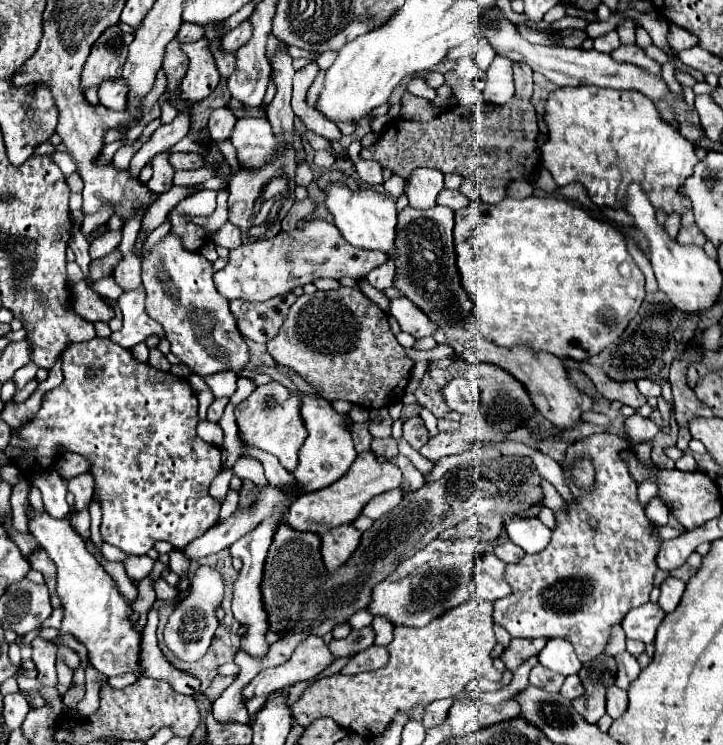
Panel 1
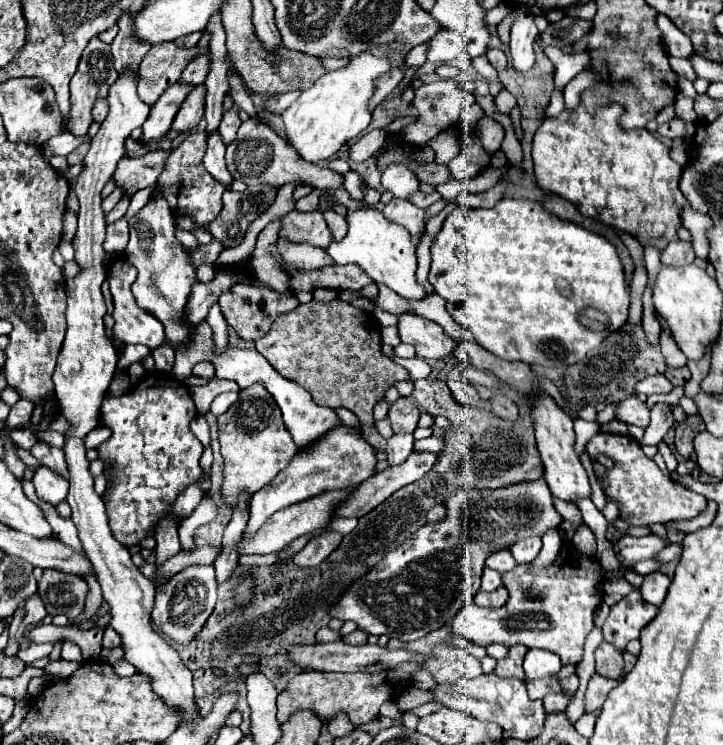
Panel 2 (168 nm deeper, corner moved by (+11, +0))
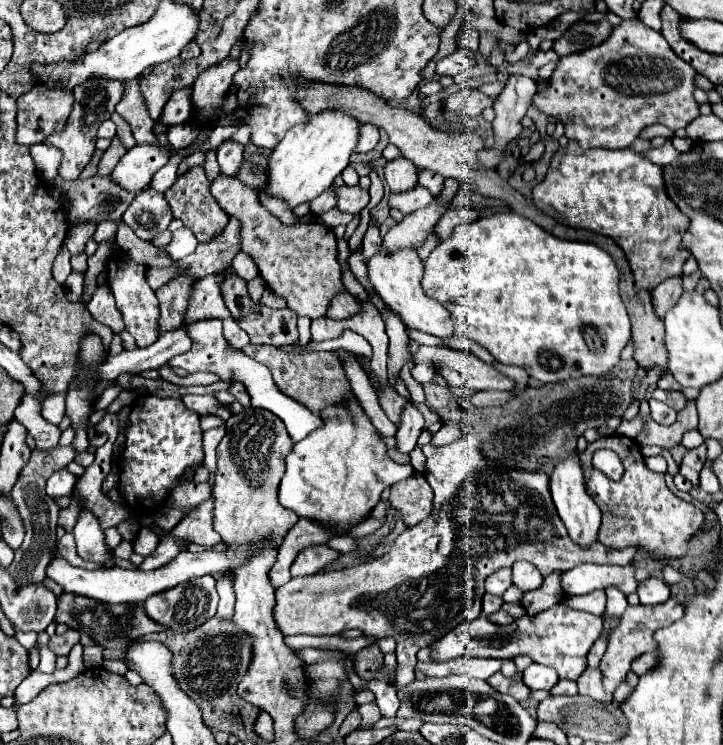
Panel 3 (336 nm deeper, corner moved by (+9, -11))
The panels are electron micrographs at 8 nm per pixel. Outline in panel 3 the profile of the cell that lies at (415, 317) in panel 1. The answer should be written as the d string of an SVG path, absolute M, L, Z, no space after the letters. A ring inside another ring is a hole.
M420 346L414 354L414 362L432 364L438 374L456 388L470 390L508 390L516 388L516 382L496 372L490 364L482 362L478 356L452 350L444 346Z

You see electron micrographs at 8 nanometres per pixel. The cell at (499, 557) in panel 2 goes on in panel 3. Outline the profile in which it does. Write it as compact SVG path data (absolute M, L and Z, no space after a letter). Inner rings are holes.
M500 568L486 578L486 592L502 596L512 586L512 572L510 568Z

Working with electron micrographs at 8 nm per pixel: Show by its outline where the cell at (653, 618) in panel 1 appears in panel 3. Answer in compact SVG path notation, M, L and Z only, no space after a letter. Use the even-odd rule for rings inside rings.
M670 598L666 604L658 604L654 608L646 608L642 604L626 608L626 612L622 614L618 626L610 632L608 648L606 648L606 654L602 656L602 662L600 662L600 670L604 674L606 692L614 692L626 680L626 674L630 670L630 662L634 660L634 656L640 656L644 652L654 652L656 644L654 644L652 634L658 628L664 628L664 626L676 622L682 614L684 614L684 606L676 598Z

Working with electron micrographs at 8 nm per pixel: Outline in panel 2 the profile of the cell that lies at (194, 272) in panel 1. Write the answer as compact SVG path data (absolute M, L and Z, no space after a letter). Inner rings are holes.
M158 197L156 201L146 203L134 217L130 217L128 227L130 243L126 247L126 257L138 269L138 279L132 285L132 293L142 309L162 321L166 339L172 341L170 345L178 347L188 339L192 331L192 325L182 321L182 313L190 297L190 289L196 283L196 271L190 265L186 251L180 249L180 243L174 239L174 213L166 199Z

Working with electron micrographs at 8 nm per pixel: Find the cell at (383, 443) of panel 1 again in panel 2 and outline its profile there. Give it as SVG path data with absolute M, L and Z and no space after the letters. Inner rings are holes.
M334 299L332 303L310 301L308 305L298 305L294 311L278 317L272 329L268 331L268 335L256 341L256 349L268 359L268 363L282 377L302 385L312 395L316 405L324 405L330 409L344 407L357 415L364 429L364 439L378 451L386 449L386 439L374 429L372 411L374 403L386 393L388 385L394 385L396 381L402 381L402 379L410 379L410 375L404 367L400 367L398 363L382 355L380 325L372 313L352 307L340 299Z

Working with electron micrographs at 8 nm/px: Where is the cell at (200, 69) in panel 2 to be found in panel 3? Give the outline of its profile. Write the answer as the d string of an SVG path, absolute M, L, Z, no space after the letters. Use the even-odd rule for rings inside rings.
M182 88L178 92L174 92L162 112L162 124L180 124L186 122L192 114L192 106L190 106L190 88Z

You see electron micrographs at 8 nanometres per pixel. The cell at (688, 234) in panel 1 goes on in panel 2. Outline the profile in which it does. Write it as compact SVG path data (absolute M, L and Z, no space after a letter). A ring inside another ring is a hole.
M674 241L670 243L660 257L662 265L688 265L694 263L694 251L692 245L686 241Z

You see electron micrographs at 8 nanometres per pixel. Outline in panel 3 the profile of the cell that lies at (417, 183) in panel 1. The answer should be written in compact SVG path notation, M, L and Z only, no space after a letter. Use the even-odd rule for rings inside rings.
M398 158L384 166L384 178L390 186L390 192L402 194L412 190L418 184L418 168L410 164L410 160Z

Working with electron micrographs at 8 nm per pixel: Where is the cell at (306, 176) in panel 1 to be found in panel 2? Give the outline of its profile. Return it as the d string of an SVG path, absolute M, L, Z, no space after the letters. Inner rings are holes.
M326 209L324 211L324 219L332 231L332 237L334 241L342 241L346 237L346 231L348 231L348 223L346 223L346 215L338 215L334 213L332 209Z

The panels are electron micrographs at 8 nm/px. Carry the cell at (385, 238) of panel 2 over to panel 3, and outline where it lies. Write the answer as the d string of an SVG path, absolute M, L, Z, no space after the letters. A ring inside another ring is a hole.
M398 248L394 252L378 252L366 262L366 266L368 266L368 280L372 288L402 318L402 322L408 328L416 328L440 338L454 334L454 322L450 312L440 302L428 298L422 292L420 280L424 274L424 264L412 248Z

